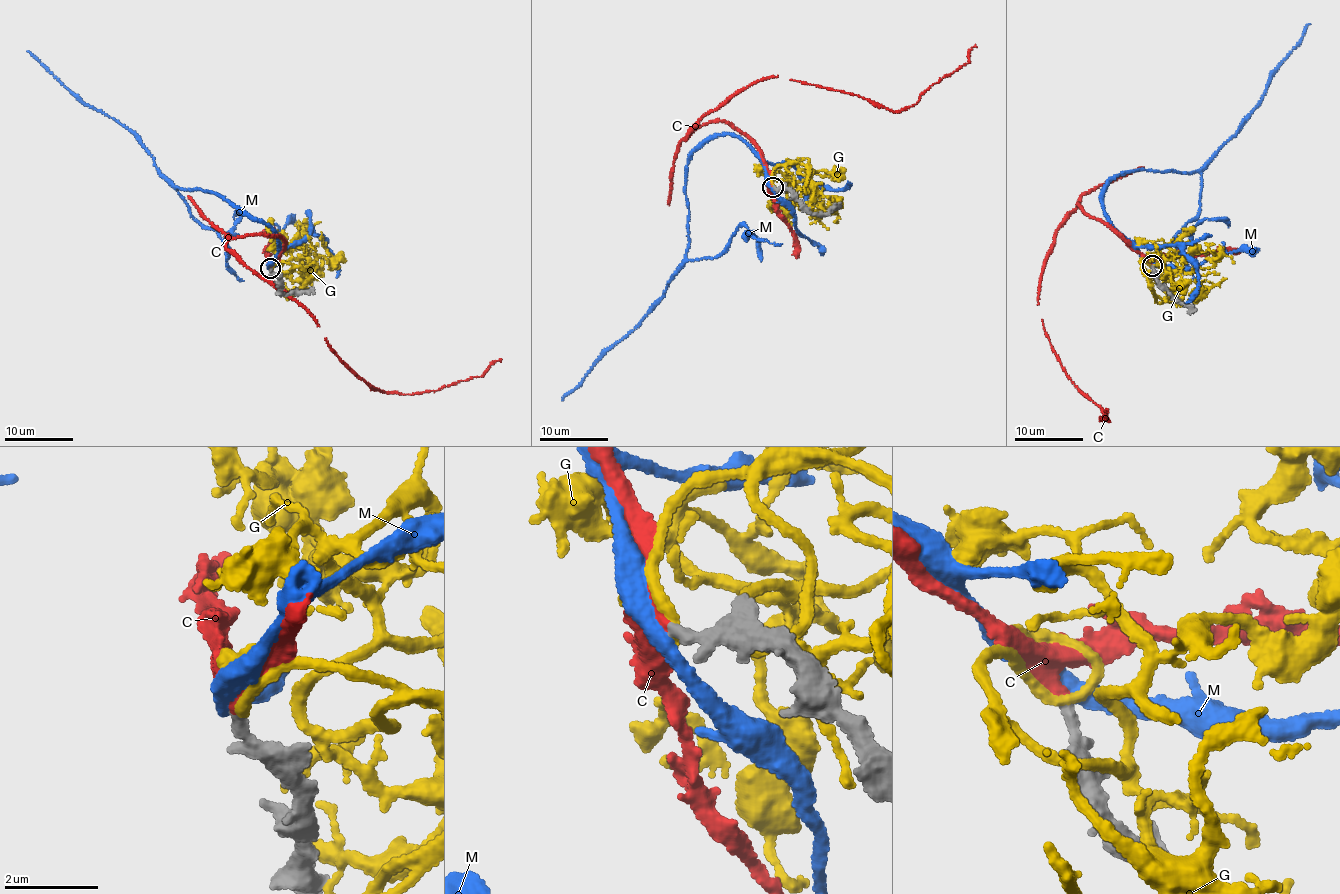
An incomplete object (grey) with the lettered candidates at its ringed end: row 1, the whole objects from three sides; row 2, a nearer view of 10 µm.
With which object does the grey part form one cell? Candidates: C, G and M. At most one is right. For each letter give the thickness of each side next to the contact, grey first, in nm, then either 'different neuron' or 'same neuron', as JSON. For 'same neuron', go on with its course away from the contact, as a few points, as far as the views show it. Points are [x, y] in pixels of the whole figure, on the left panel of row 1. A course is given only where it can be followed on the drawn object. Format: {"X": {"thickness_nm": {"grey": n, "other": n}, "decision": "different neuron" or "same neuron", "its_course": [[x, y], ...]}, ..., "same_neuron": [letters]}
{"C": {"thickness_nm": {"grey": 240, "other": 320}, "decision": "same neuron", "its_course": [[270, 268], [280, 236], [238, 236], [225, 247], [386, 392], [440, 390], [501, 359]]}, "G": {"thickness_nm": {"grey": 280, "other": 220}, "decision": "different neuron"}, "M": {"thickness_nm": {"grey": 280, "other": 360}, "decision": "different neuron"}, "same_neuron": ["C"]}

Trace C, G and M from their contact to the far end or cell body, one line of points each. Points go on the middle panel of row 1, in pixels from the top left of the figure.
C: (773, 187), (741, 132), (719, 120), (685, 138), (690, 127), (772, 76), (913, 106), (975, 44)
G: (773, 187), (773, 171), (782, 165), (802, 173), (820, 215), (813, 207)
M: (773, 187), (759, 157), (736, 137), (714, 138), (691, 152), (683, 266), (639, 327), (562, 400)

